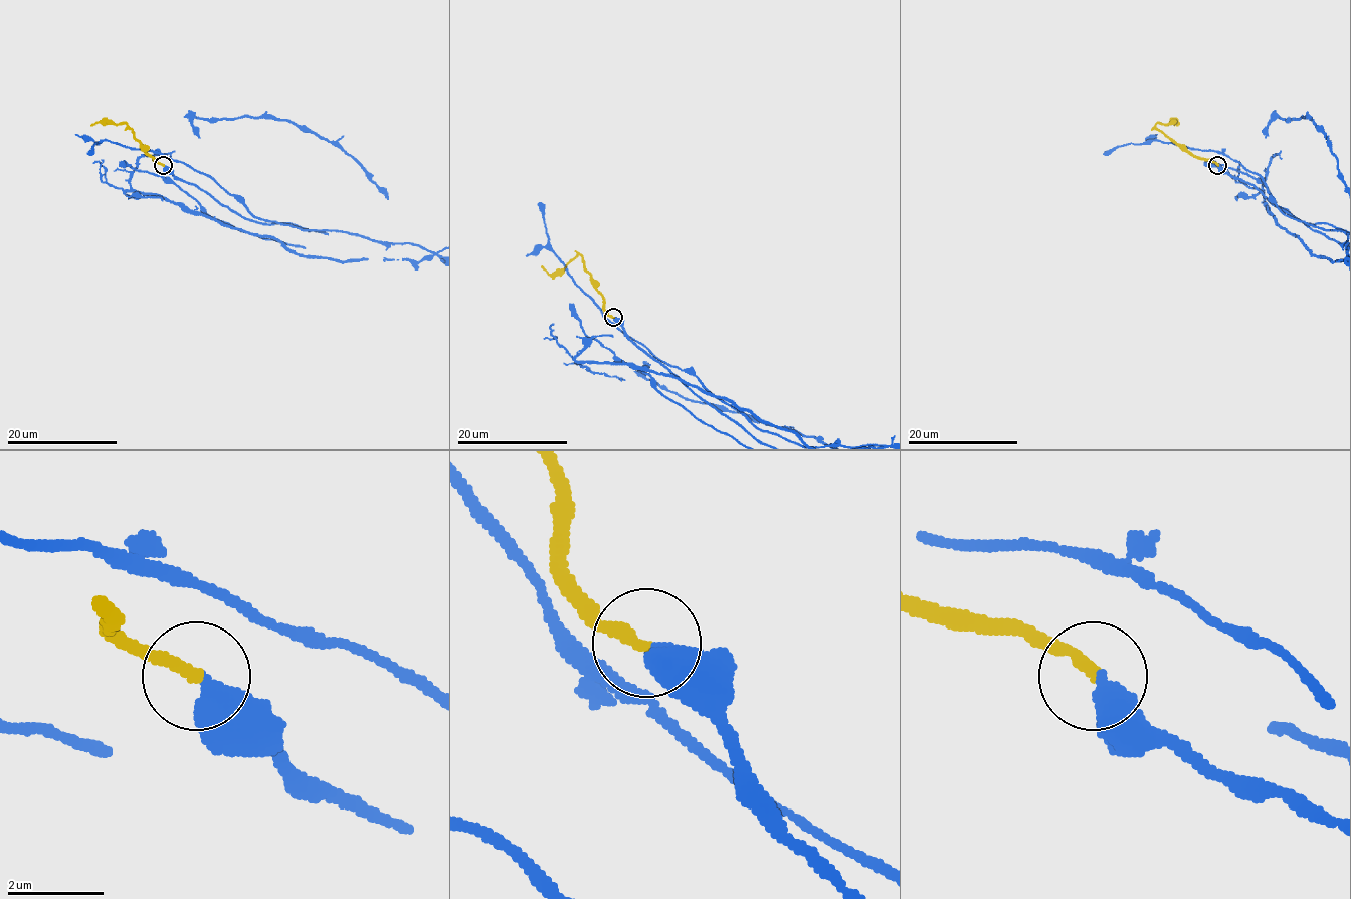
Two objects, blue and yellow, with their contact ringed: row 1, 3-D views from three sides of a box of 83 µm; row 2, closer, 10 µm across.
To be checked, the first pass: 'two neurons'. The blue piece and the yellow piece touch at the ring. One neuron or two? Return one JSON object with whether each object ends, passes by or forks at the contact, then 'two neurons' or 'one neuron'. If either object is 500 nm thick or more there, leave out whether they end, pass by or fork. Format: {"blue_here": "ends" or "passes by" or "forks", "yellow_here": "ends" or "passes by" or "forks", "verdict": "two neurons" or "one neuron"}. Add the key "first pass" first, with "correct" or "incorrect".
{"first pass": "incorrect", "blue_here": "ends", "yellow_here": "ends", "verdict": "one neuron"}

